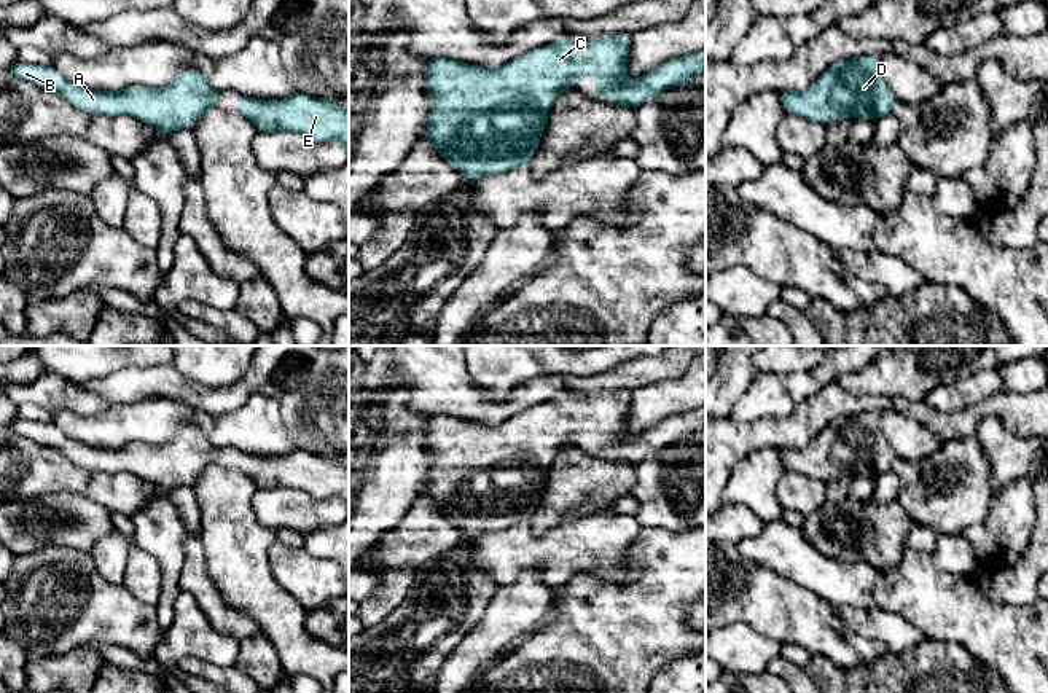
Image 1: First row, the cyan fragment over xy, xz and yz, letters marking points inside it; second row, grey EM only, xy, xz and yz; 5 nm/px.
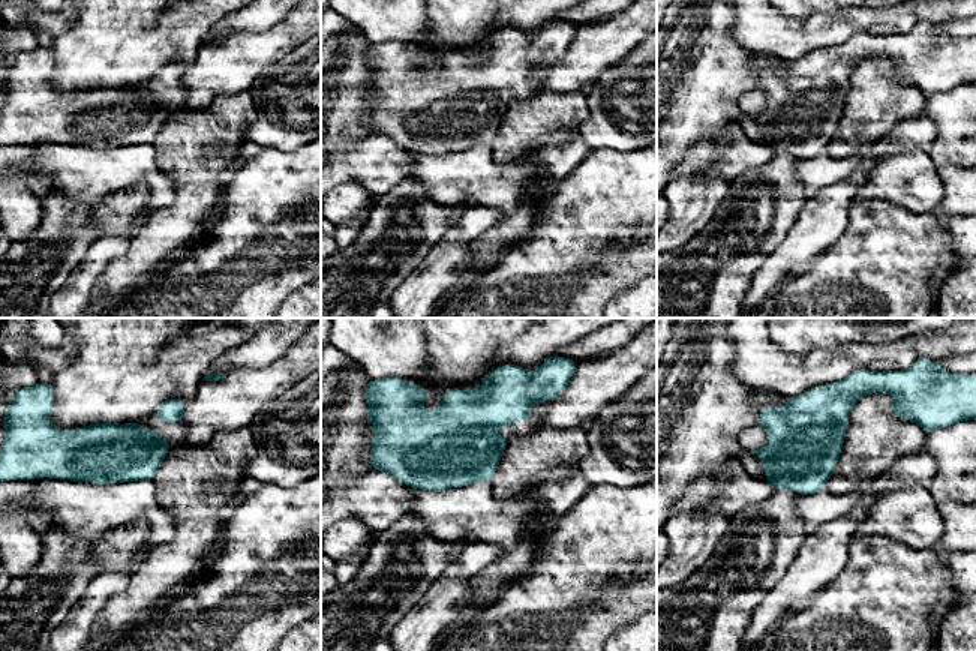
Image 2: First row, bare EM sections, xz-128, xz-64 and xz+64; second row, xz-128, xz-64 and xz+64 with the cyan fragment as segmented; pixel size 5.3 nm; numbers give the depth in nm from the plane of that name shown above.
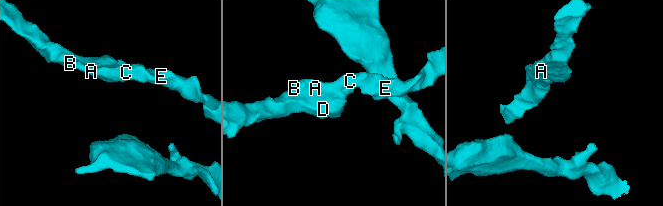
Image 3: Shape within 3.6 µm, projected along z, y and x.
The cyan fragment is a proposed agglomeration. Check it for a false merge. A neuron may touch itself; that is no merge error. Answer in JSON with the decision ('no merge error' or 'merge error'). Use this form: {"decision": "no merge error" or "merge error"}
{"decision": "no merge error"}

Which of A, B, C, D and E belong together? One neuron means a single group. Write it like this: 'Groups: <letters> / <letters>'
Groups: A B C D E

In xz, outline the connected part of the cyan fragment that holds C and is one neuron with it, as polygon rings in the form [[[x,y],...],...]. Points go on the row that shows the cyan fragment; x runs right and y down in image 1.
[[[629,33],[596,38],[565,35],[491,70],[456,59],[427,57],[425,84],[432,110],[428,127],[420,139],[430,140],[441,159],[456,167],[465,180],[505,174],[529,164],[548,126],[546,112],[580,78],[592,76],[602,102],[615,100],[635,108],[663,91],[693,84],[706,69],[706,51],[698,51],[663,62],[640,78],[628,78],[631,41]]]

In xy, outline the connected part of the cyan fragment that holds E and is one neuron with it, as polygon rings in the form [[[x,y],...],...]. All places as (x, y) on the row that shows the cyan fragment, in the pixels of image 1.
[[[293,92],[282,100],[263,100],[237,94],[239,115],[248,118],[258,132],[299,132],[315,142],[341,142],[349,153],[349,110],[334,100]]]

